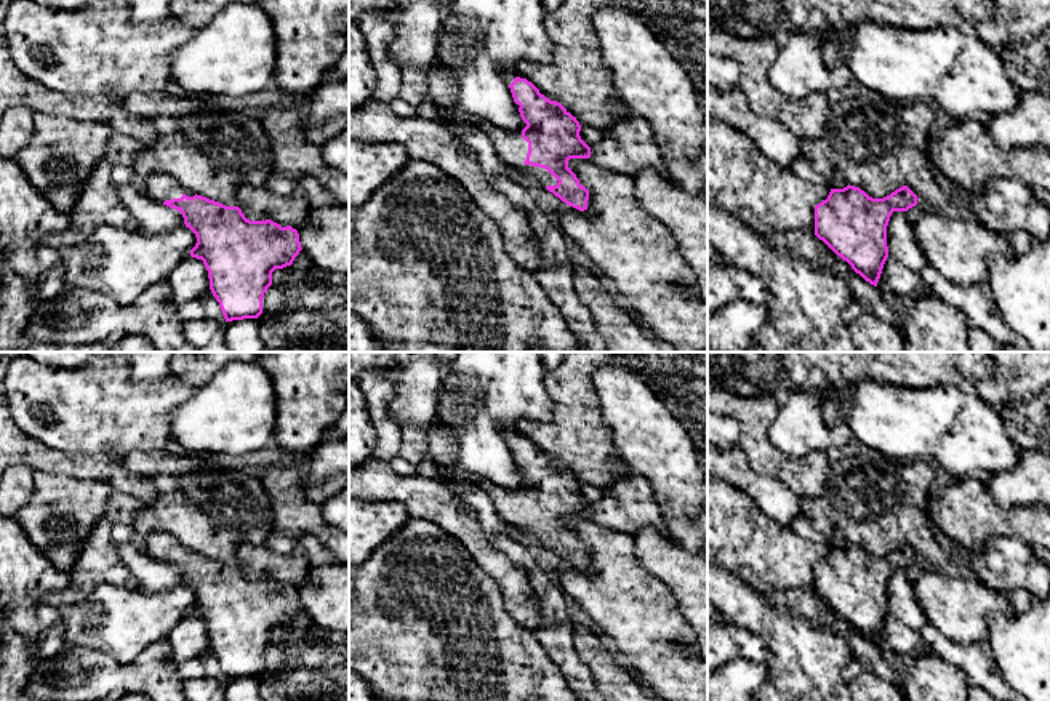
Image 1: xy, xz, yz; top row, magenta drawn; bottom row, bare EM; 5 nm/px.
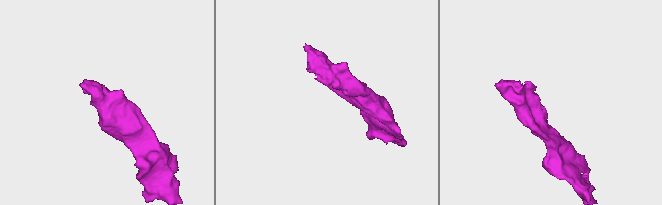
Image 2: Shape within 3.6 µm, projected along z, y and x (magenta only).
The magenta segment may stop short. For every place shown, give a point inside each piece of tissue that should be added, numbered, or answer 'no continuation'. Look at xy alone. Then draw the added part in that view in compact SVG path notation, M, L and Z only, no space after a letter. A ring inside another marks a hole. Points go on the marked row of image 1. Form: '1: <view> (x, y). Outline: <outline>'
1: xy (159, 186). Outline: M150 173L144 178L146 195L158 203L165 200L181 198L184 194L194 197L195 192L187 190L176 178L165 173Z

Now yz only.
no continuation

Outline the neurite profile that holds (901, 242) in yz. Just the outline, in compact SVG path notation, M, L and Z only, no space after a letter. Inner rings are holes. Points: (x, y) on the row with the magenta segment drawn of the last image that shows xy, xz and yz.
M893 211L887 226L888 256L900 261L909 270L919 274L925 266L925 254L908 222L906 211Z

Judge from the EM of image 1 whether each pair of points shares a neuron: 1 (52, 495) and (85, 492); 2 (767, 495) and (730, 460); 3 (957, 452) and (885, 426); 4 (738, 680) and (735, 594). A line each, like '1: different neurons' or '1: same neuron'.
1: same neuron
2: same neuron
3: same neuron
4: different neurons

